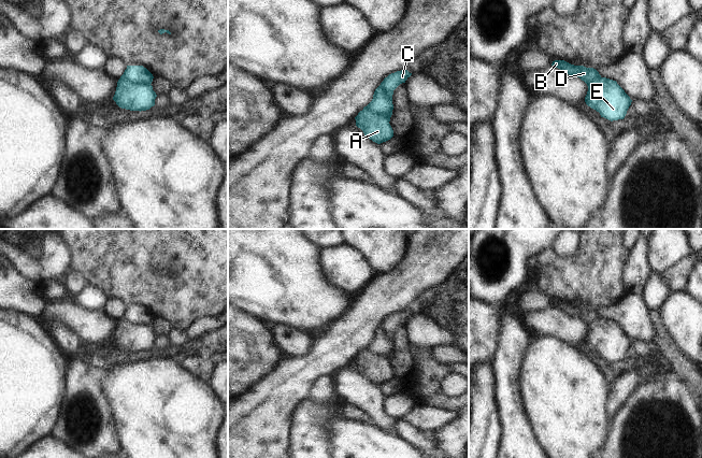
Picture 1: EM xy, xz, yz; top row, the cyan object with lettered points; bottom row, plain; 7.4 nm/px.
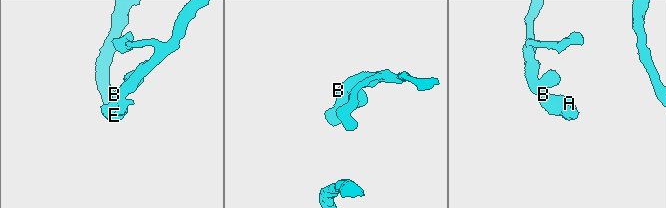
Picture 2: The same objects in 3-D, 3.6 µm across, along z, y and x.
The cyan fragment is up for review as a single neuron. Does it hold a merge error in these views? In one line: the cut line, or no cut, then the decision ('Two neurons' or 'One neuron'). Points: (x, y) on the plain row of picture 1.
Split along xy (119, 319), (126, 323), (149, 326). Two neurons

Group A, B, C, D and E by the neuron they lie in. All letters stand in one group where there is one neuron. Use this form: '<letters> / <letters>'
A C E / B D

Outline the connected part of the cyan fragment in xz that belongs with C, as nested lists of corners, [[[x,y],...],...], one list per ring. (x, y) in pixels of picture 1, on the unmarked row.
[[[406,310],[401,312],[397,312],[395,314],[389,315],[384,321],[381,324],[383,330],[388,338],[388,340],[392,343],[393,331],[412,316]]]

